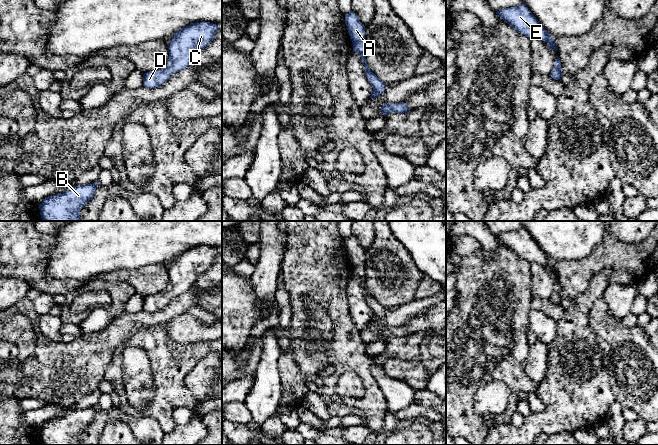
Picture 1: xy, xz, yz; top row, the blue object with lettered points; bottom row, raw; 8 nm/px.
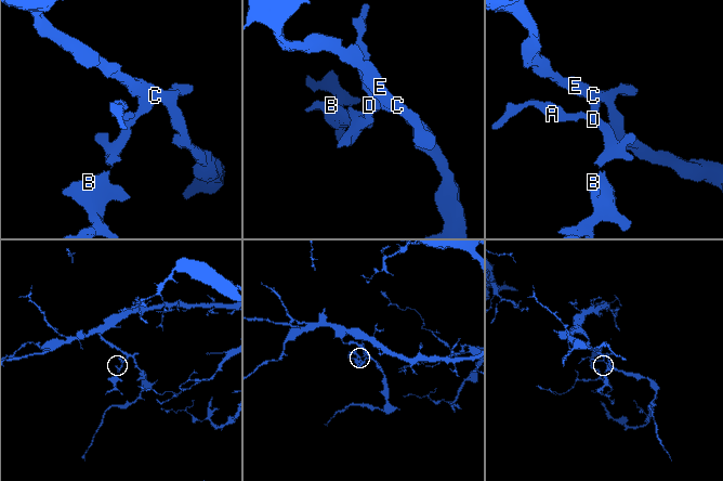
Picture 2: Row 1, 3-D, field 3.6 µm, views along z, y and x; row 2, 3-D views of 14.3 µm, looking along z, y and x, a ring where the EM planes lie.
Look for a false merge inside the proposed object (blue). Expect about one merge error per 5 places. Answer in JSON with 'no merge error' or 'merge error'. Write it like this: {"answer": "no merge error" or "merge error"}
{"answer": "no merge error"}

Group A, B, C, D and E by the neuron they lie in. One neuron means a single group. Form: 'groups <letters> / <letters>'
groups A B C D E

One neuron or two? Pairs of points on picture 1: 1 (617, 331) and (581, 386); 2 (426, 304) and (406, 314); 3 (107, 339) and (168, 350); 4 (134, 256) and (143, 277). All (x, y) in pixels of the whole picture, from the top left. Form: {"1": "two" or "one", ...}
{"1": "two", "2": "one", "3": "two", "4": "two"}

